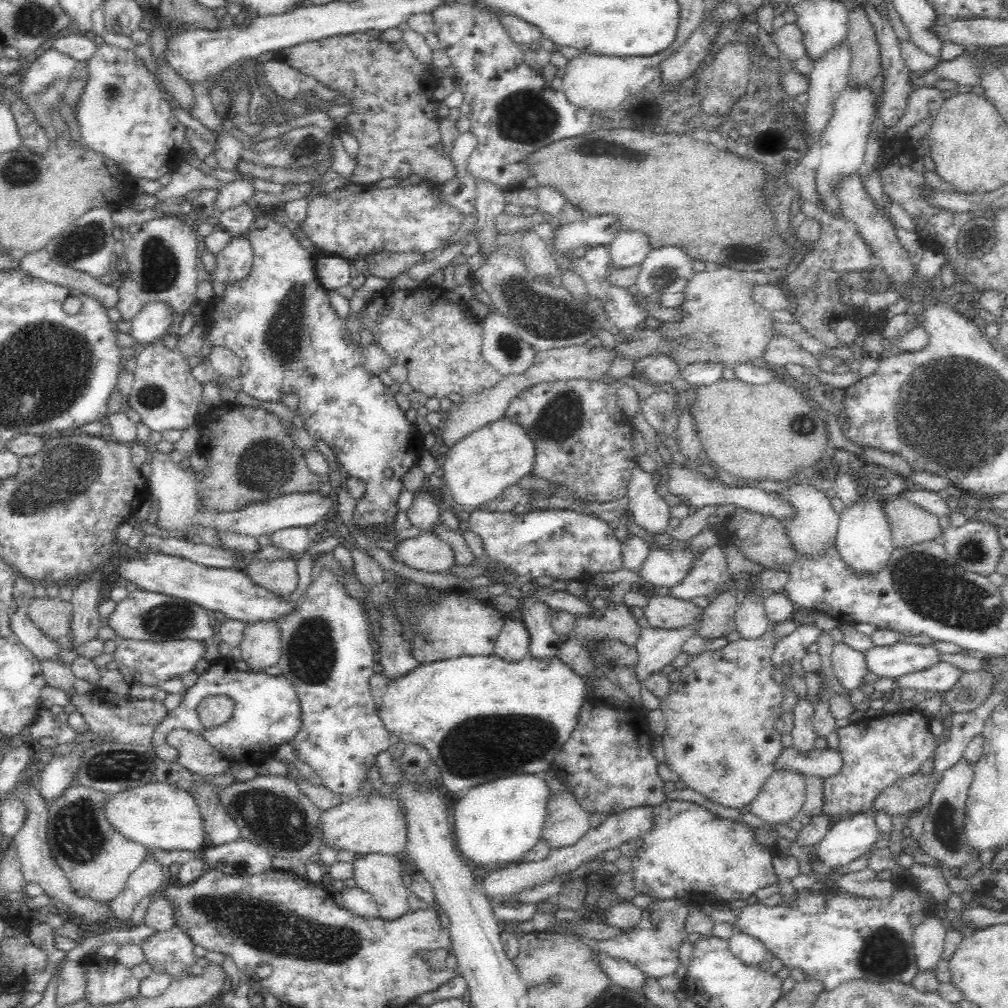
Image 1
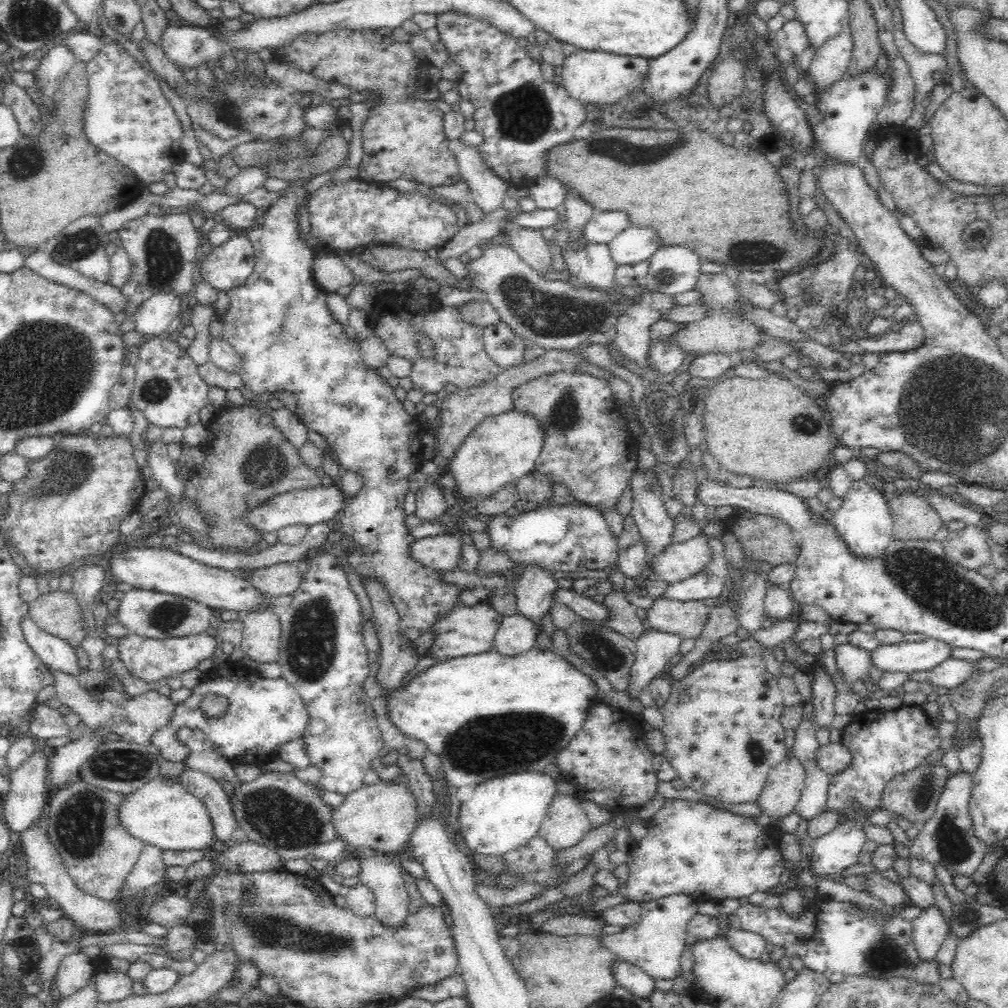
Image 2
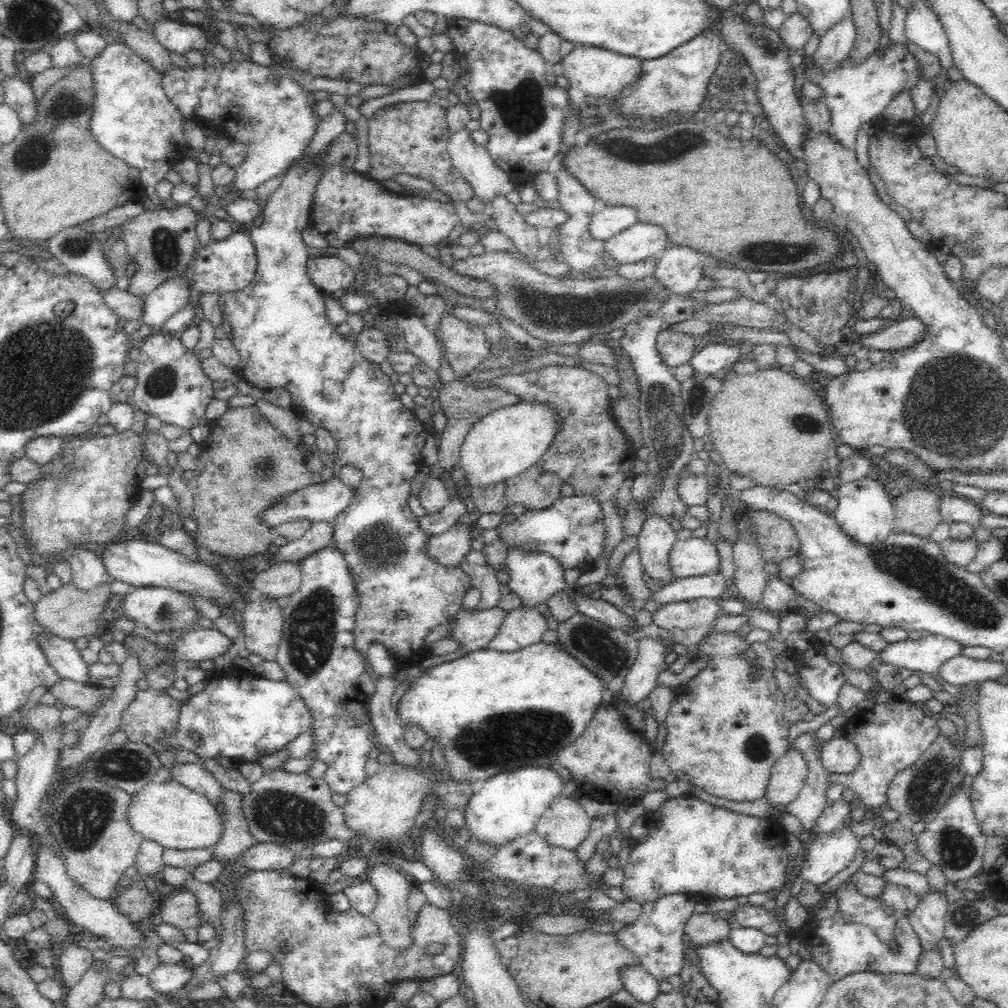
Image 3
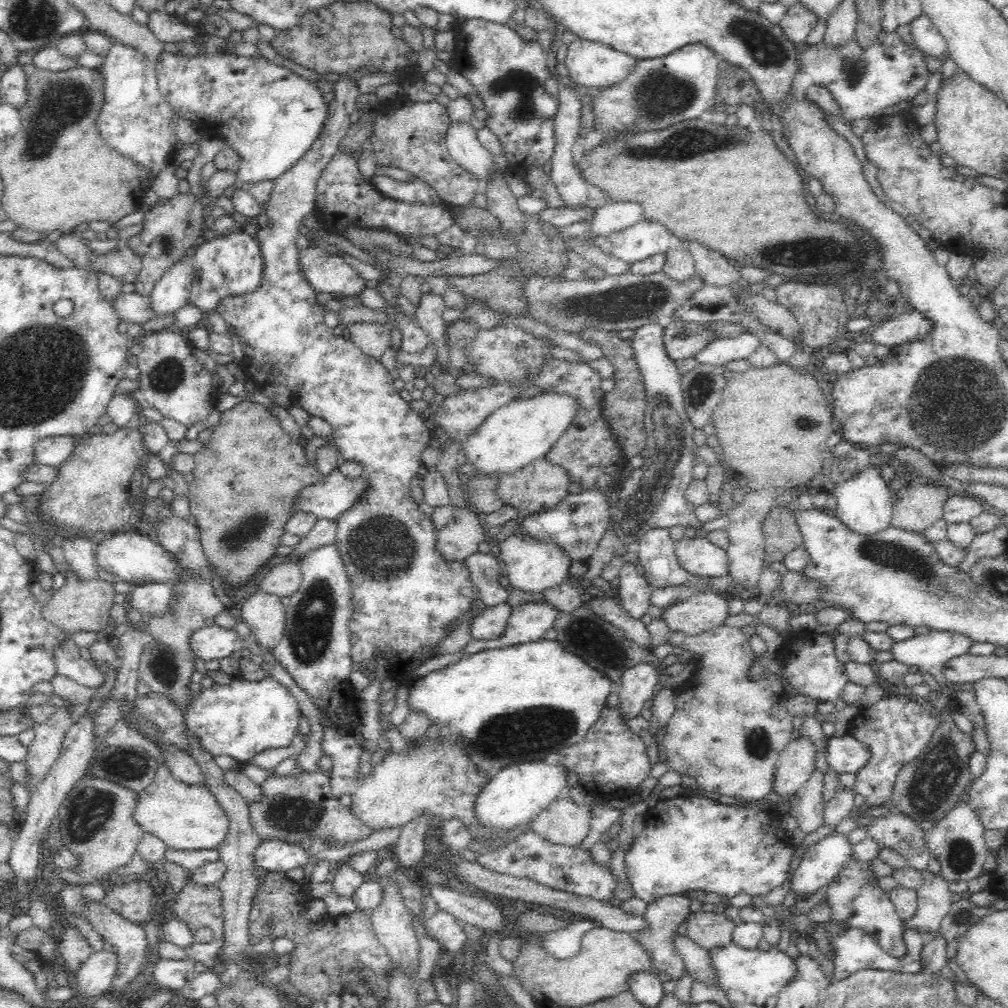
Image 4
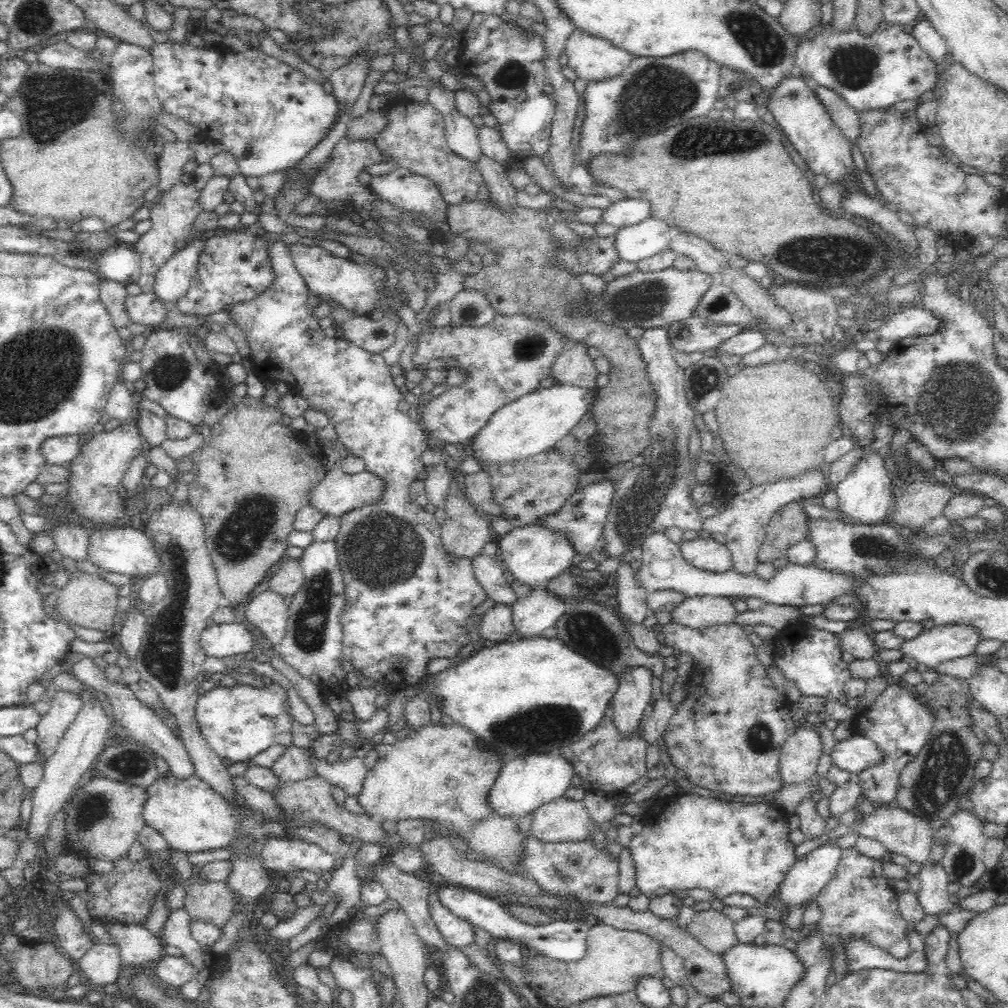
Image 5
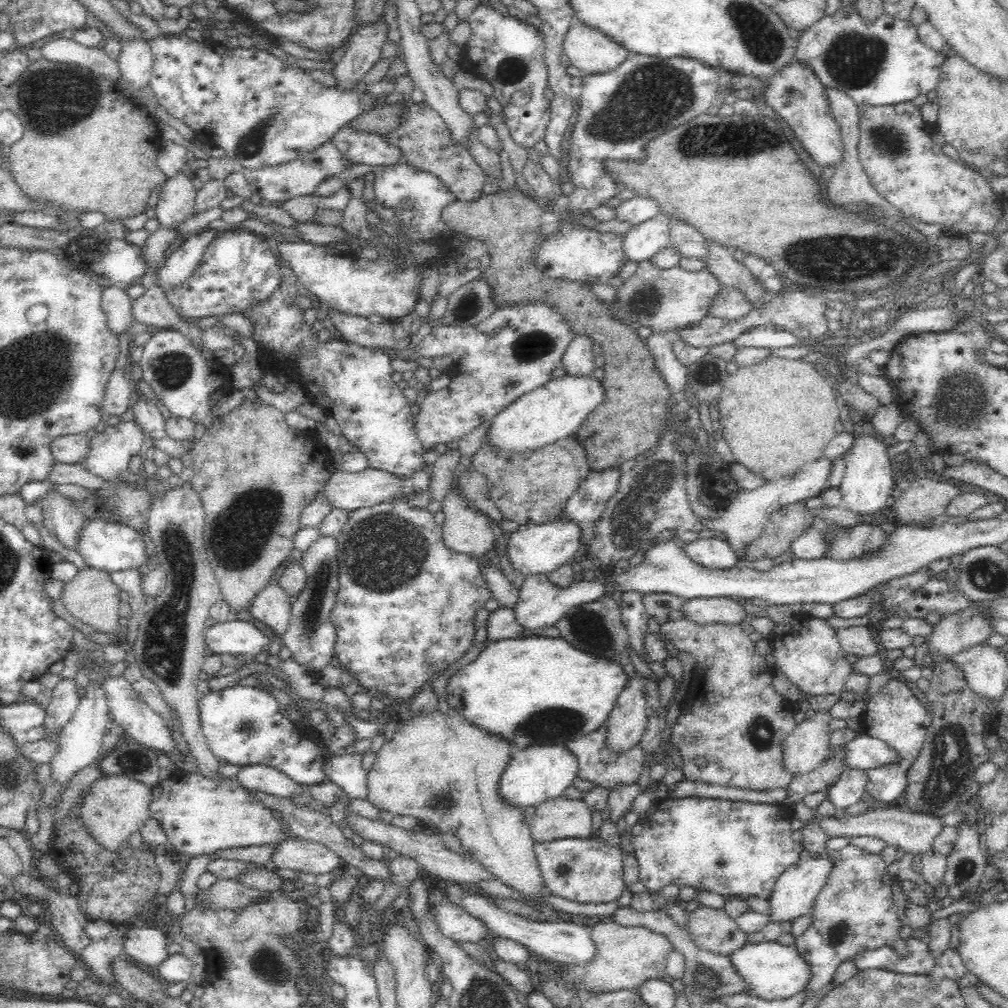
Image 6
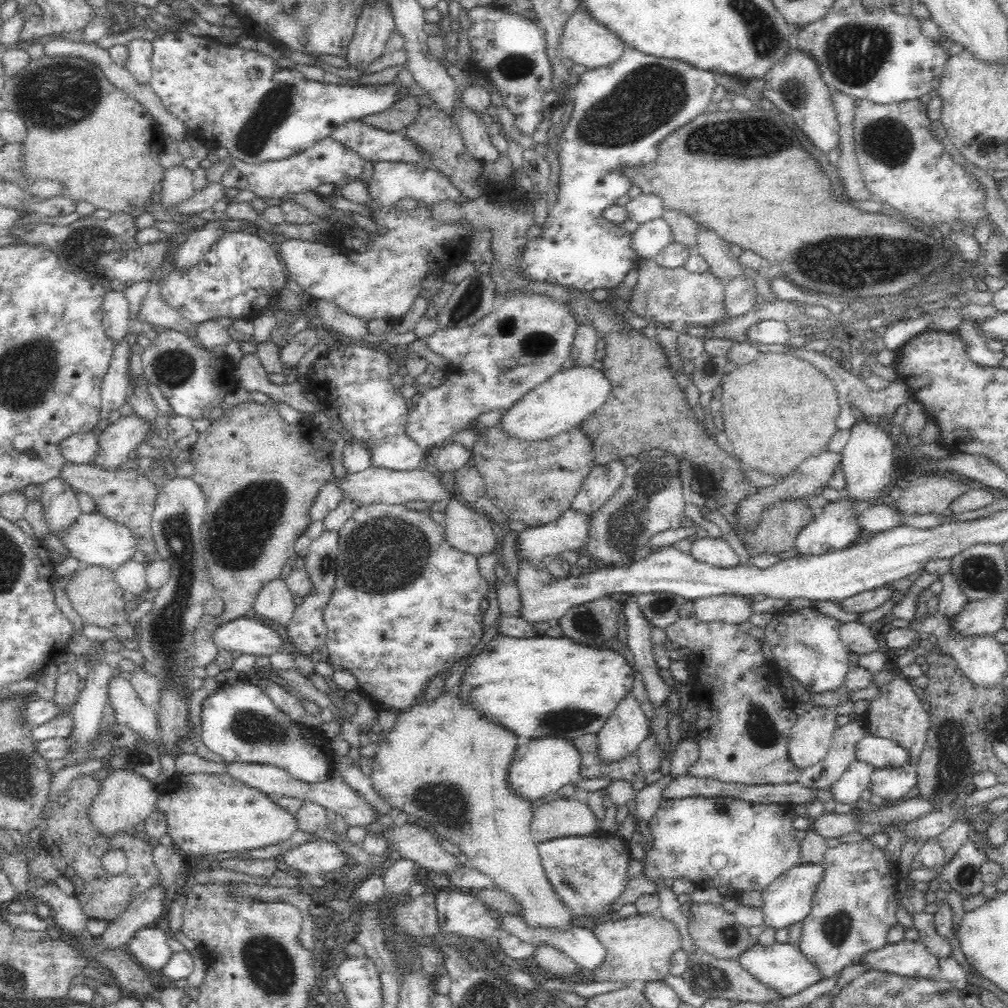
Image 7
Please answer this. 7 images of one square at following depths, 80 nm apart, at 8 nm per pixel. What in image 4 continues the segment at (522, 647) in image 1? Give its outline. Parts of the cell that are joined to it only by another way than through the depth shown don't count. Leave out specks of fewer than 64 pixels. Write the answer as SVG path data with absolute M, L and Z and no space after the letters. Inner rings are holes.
M546 600L516 604L512 606L506 632L500 638L482 640L471 637L462 649L463 654L471 655L487 648L538 640L544 636L544 632L553 628L561 613L556 605Z

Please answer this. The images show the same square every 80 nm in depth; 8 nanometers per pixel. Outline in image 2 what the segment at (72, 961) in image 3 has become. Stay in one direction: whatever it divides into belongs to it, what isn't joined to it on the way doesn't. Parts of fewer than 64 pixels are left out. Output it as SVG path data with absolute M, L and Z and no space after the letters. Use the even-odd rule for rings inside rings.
M74 952L64 956L58 966L58 973L55 977L58 992L61 998L66 998L86 986L87 980L93 976L96 968L95 959L87 956L84 952Z

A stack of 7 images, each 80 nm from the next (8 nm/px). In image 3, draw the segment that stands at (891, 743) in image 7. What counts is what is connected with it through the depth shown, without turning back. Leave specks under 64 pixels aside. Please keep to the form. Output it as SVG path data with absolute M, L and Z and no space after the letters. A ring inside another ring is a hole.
M844 735L821 744L819 757L829 773L852 774L862 762L862 753L858 751L858 745Z

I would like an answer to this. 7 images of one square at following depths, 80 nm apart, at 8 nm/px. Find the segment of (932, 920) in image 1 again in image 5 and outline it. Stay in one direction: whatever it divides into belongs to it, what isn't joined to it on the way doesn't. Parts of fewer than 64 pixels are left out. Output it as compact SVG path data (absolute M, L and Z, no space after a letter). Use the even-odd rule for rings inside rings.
M929 858L923 864L918 877L921 888L917 896L920 905L926 909L926 916L940 914L954 906L949 901L950 894L946 889L949 880L942 861L935 862Z

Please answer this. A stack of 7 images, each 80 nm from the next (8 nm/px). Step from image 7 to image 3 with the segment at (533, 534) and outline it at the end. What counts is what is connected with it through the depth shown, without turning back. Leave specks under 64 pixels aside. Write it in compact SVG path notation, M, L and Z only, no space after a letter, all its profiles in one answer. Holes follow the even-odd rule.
M508 545L504 569L510 574L509 589L523 599L522 605L526 607L538 607L542 603L547 603L554 592L567 588L562 561L552 553L541 549Z

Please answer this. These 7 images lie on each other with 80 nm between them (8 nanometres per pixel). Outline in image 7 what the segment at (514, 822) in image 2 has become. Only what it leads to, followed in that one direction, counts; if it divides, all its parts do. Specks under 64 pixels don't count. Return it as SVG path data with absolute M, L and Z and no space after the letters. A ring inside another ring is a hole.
M538 736L521 741L517 746L508 770L508 779L516 792L530 799L549 798L556 795L562 786L582 780L580 765L580 751L573 739L566 736Z

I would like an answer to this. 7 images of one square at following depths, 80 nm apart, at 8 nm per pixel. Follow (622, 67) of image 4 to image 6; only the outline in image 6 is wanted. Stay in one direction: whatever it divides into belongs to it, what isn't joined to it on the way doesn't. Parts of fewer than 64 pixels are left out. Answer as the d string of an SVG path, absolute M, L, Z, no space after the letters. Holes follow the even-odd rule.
M582 20L568 28L562 46L563 57L584 74L616 68L628 52L602 30Z

